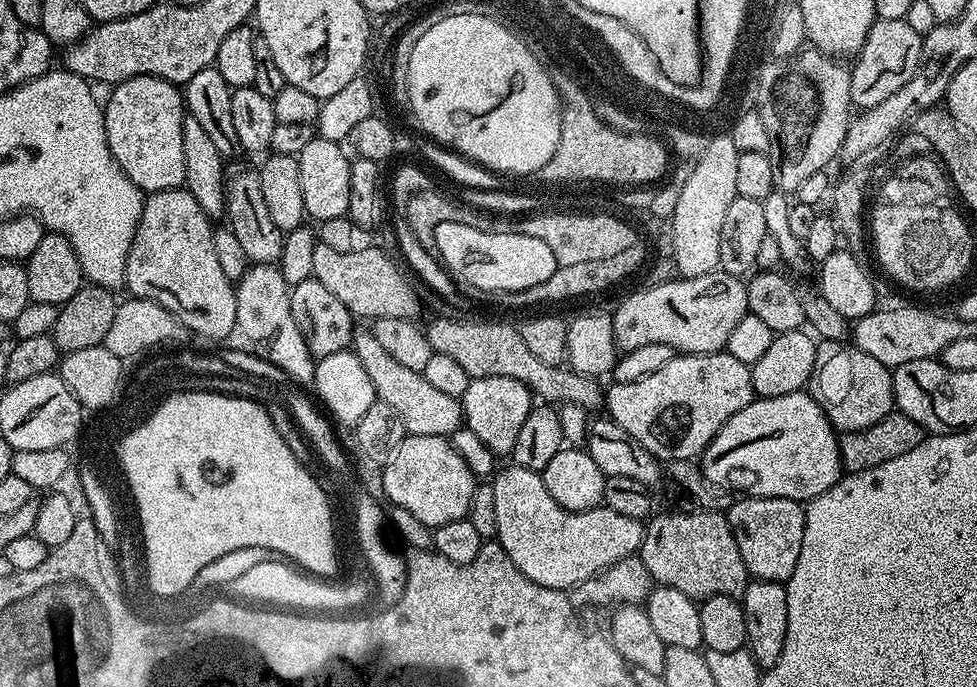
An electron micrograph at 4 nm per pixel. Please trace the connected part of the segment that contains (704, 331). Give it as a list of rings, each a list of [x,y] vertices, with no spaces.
[[[714,271],[703,279],[678,284],[666,279],[665,284],[632,292],[611,313],[617,349],[629,352],[650,342],[675,348],[680,354],[703,354],[727,349],[734,326],[749,315],[748,286],[739,276]]]

